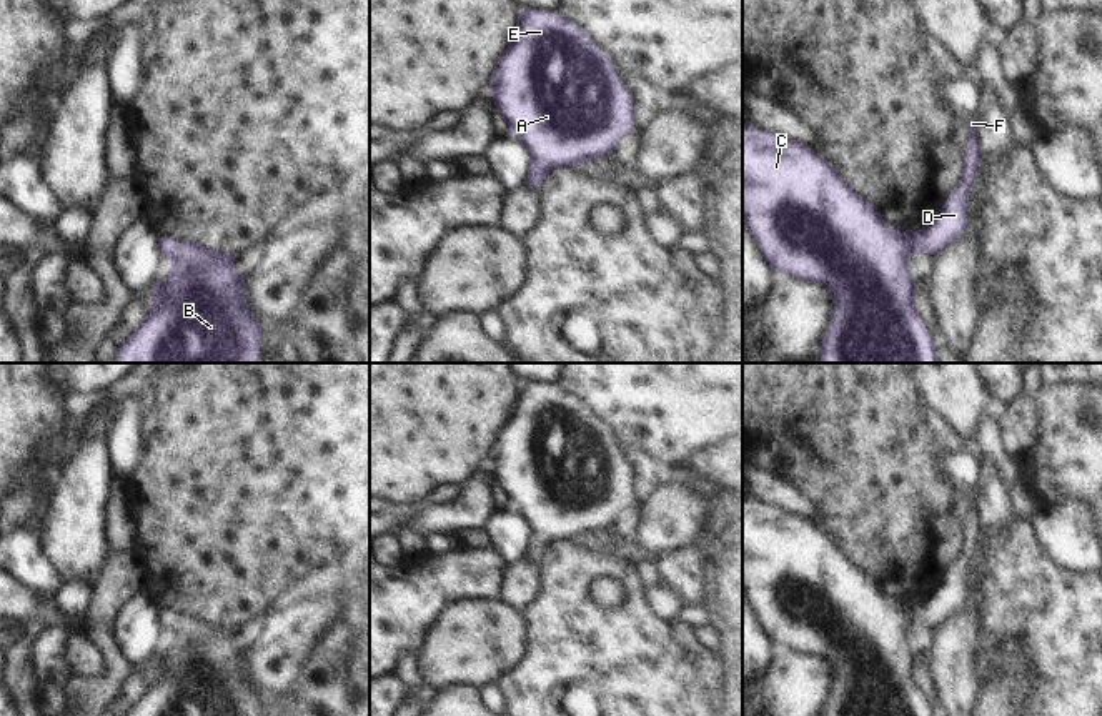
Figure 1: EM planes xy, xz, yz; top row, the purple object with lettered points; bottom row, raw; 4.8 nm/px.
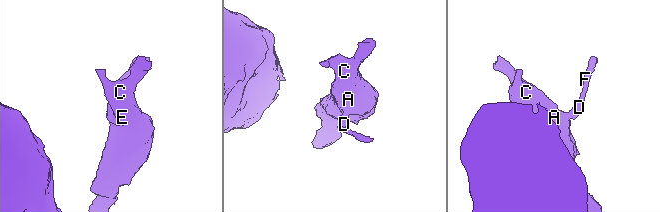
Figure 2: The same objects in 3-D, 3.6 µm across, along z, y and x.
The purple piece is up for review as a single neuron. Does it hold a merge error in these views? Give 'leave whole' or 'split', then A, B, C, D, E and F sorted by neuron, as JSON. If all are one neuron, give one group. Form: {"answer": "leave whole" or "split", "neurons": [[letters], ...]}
{"answer": "leave whole", "neurons": [["A", "B", "C", "D", "E", "F"]]}

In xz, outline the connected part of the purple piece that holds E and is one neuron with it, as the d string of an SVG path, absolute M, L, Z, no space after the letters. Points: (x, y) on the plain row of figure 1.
M518 381L513 411L494 436L488 463L531 531L524 558L536 566L551 543L578 541L613 526L639 488L614 435L558 383Z

